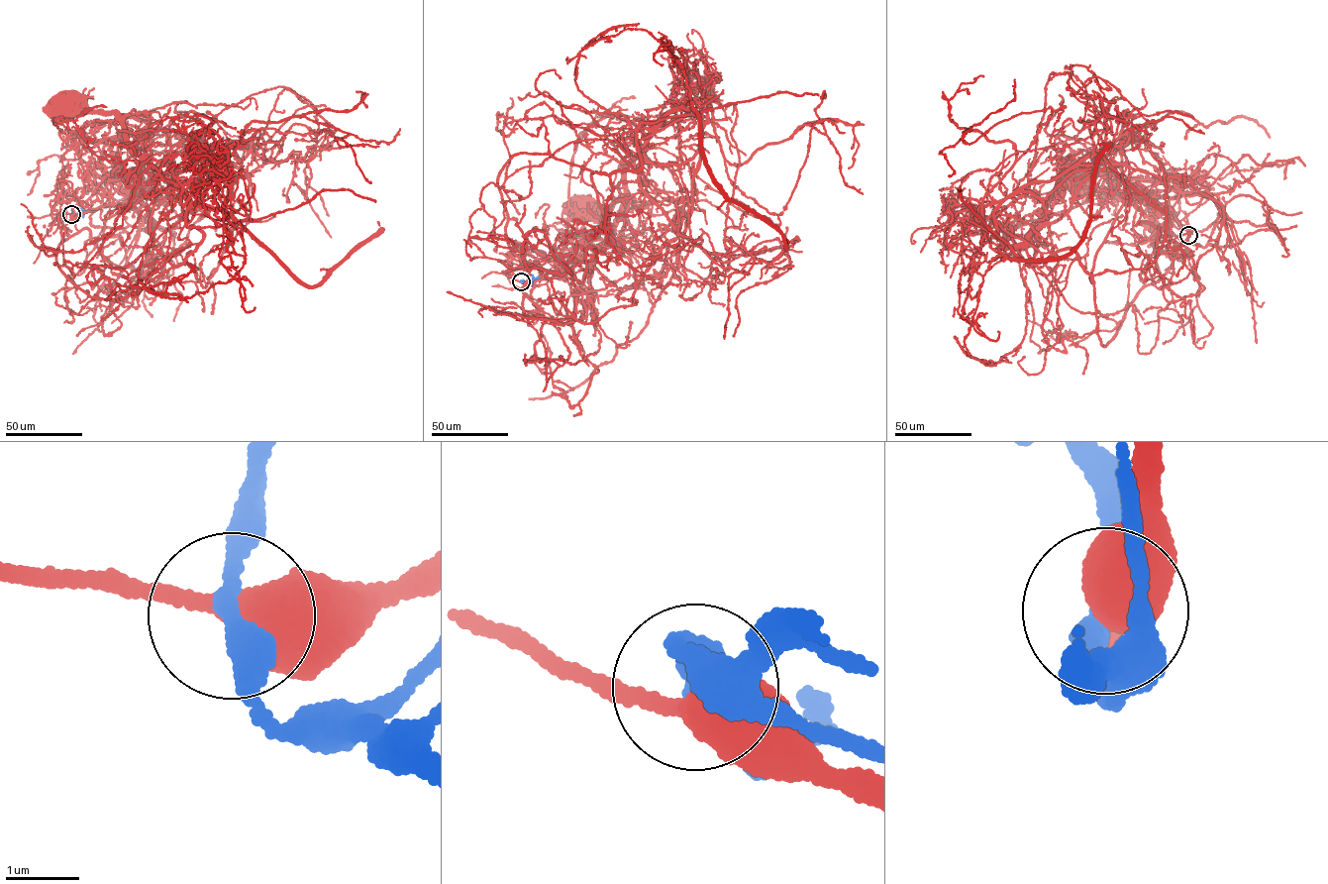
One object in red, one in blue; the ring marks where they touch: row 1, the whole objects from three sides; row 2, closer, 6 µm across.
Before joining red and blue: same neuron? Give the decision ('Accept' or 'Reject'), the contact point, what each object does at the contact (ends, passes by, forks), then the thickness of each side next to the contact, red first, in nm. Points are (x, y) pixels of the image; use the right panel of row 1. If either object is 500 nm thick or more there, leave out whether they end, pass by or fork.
Accept. Place: (1188, 235). At the ring red passes by. At the ring blue passes by. Thickness 480 nm (red) against 300 nm

